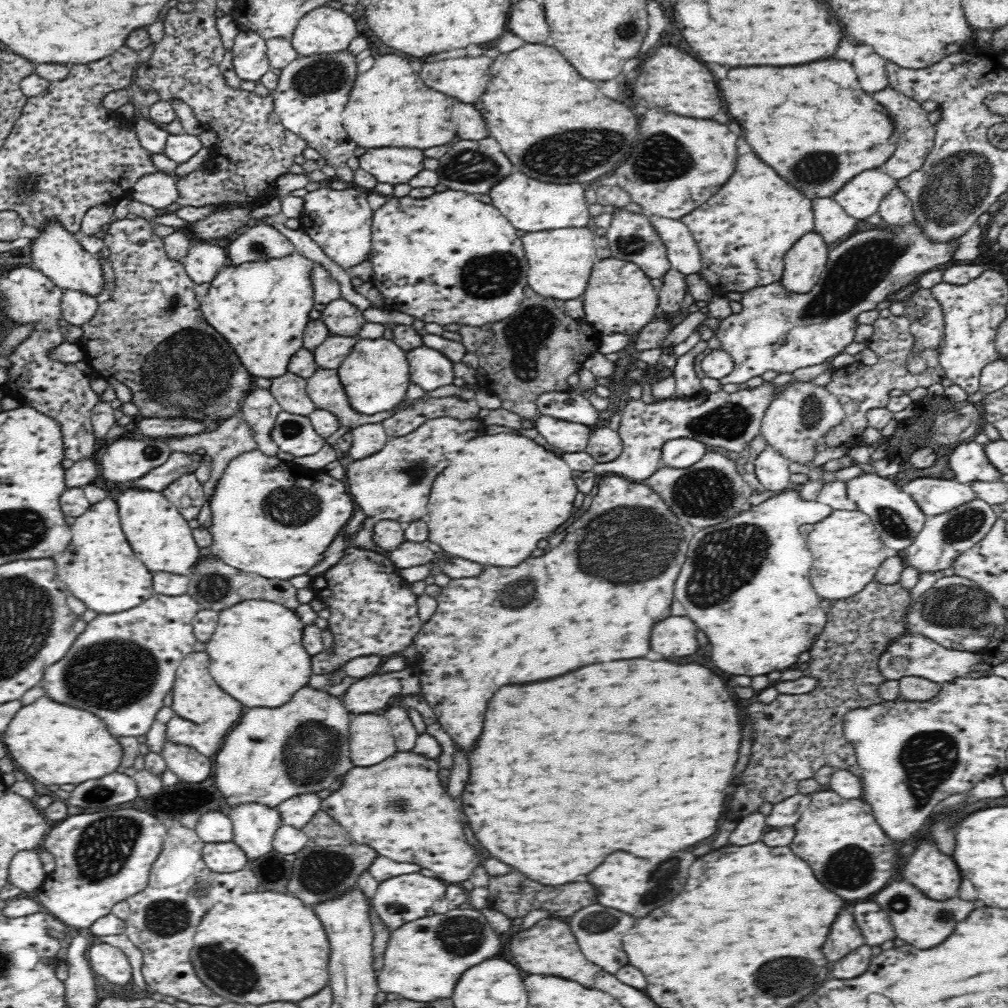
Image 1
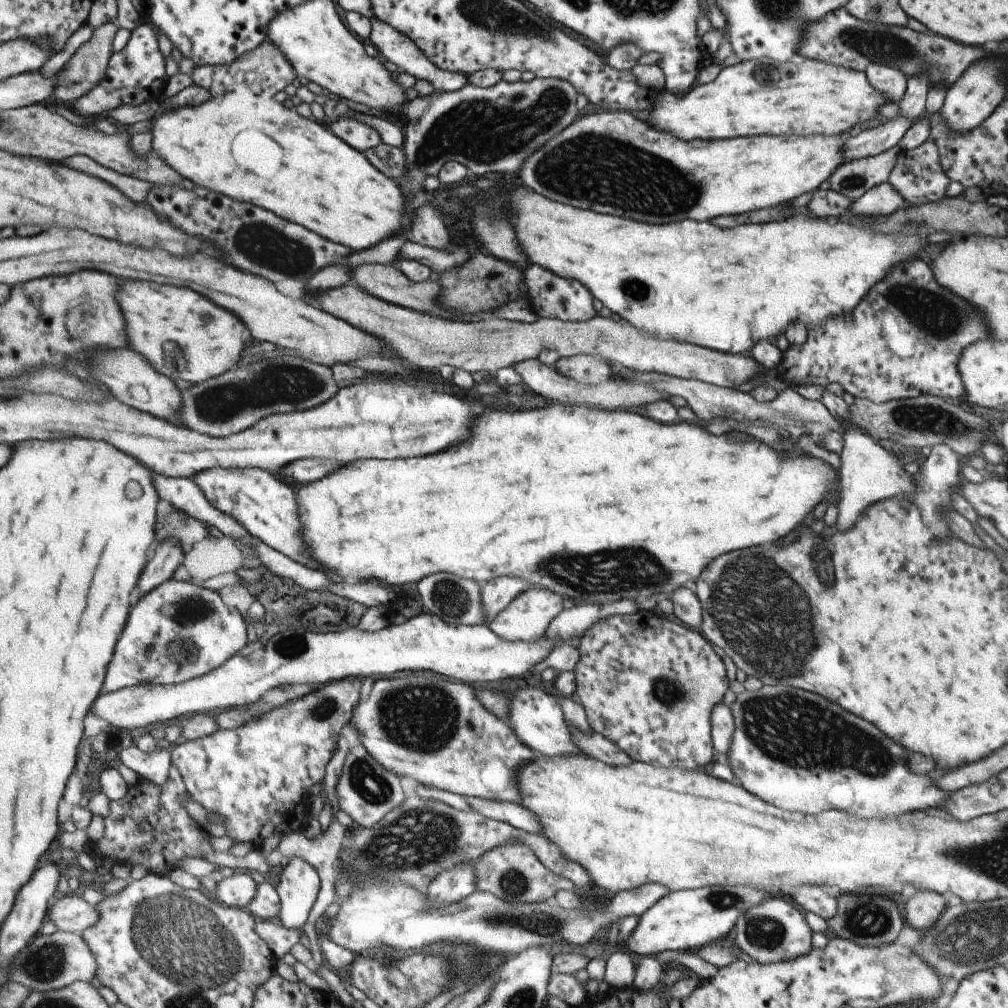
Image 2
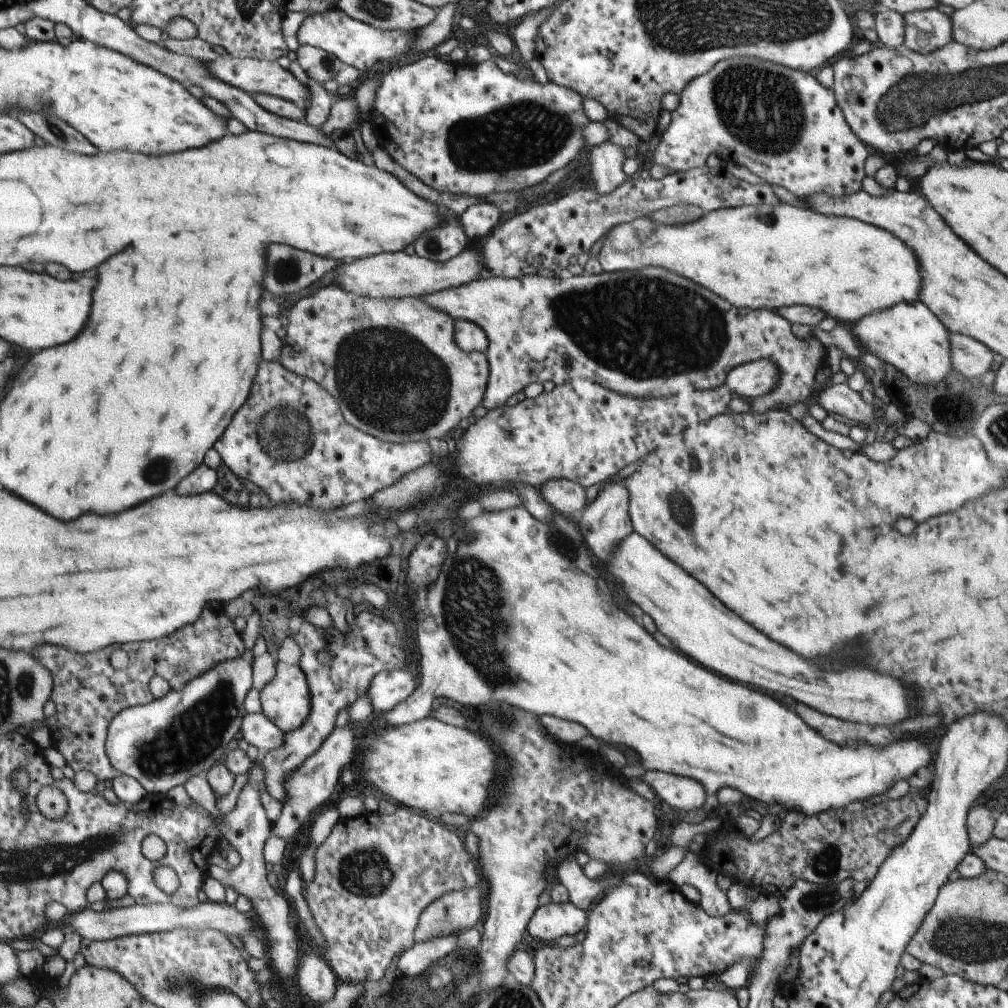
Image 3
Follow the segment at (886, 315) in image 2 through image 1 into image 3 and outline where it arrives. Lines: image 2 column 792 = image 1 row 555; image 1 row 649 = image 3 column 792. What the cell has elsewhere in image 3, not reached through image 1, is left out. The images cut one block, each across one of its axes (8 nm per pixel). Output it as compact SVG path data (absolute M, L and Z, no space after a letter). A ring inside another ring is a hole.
M654 266L633 271L601 272L597 275L584 272L568 279L540 275L520 278L488 276L458 288L448 288L416 299L426 302L434 310L448 314L450 318L470 320L486 332L488 348L485 354L490 374L482 405L488 411L502 408L510 397L534 382L544 384L550 380L559 387L572 380L574 356L576 372L580 378L588 378L596 385L634 398L660 398L676 396L686 390L712 390L726 382L726 374L733 368L768 358L772 364L776 364L780 378L772 392L751 401L750 413L762 414L766 410L806 402L814 392L816 372L827 358L820 340L816 337L806 340L797 338L789 328L788 318L782 318L776 310L736 308L710 290Z

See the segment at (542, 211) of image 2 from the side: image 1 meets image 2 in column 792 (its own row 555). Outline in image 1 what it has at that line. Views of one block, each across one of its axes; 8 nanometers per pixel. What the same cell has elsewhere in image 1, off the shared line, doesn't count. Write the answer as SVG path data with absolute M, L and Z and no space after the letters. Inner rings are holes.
M259 449L252 450L251 452L241 453L238 457L234 458L228 463L228 466L223 470L222 476L216 483L214 494L209 498L208 505L212 512L212 525L210 525L210 534L214 536L214 542L211 546L211 553L215 557L224 560L228 566L234 566L238 570L244 572L256 572L267 579L280 579L290 580L292 576L300 576L306 574L310 568L314 568L324 558L326 548L330 546L332 540L343 526L346 525L350 518L353 516L354 504L353 498L348 492L346 480L337 480L330 477L324 470L312 470L298 466L294 462L294 458L278 458L268 457L264 455Z

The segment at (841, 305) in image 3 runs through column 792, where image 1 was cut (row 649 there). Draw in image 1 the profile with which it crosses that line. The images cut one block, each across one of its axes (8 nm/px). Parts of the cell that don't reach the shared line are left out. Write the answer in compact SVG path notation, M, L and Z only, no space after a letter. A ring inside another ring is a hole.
M246 599L219 613L216 630L206 643L210 674L216 684L244 706L280 706L308 684L312 660L302 646L305 624L296 611L277 602Z

